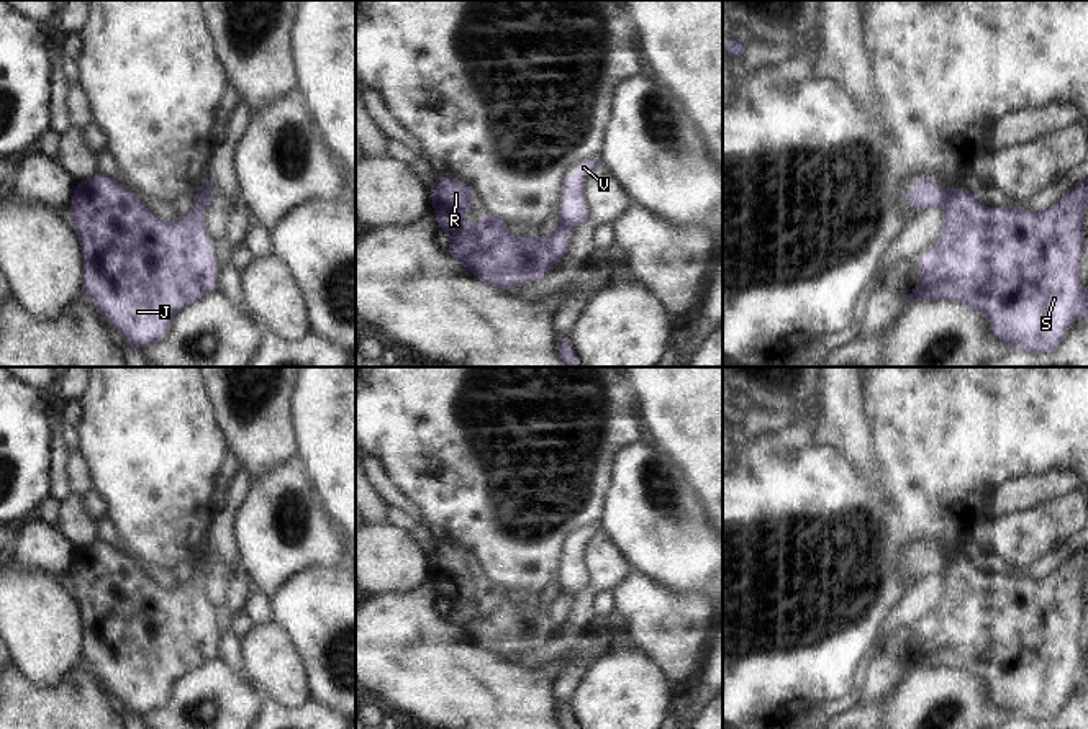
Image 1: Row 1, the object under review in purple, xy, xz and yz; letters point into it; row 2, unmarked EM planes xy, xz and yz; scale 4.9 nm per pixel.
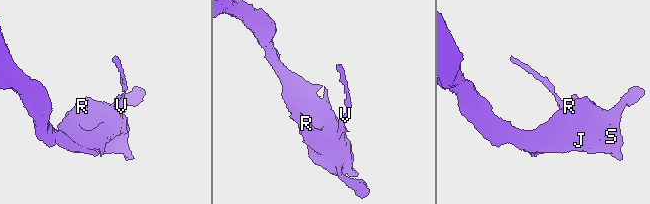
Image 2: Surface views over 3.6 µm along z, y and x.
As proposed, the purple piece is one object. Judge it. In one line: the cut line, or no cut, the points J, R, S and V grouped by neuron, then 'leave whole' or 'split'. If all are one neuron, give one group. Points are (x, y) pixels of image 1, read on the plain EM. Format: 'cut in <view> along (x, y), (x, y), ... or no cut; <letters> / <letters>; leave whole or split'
cut in xy along (194, 564), (205, 575); J R S / V; split

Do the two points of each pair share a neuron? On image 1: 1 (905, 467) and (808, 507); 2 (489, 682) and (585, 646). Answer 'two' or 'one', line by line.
1: one
2: two

